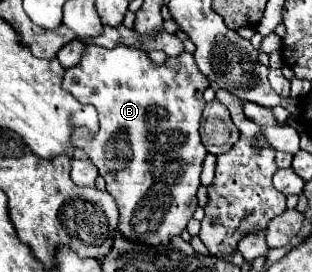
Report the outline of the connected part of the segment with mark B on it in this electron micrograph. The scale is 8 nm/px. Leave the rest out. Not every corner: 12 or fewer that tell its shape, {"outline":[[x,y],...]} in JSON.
{"outline":[[87,45],[73,133],[153,247],[185,231],[207,155],[191,53]]}

